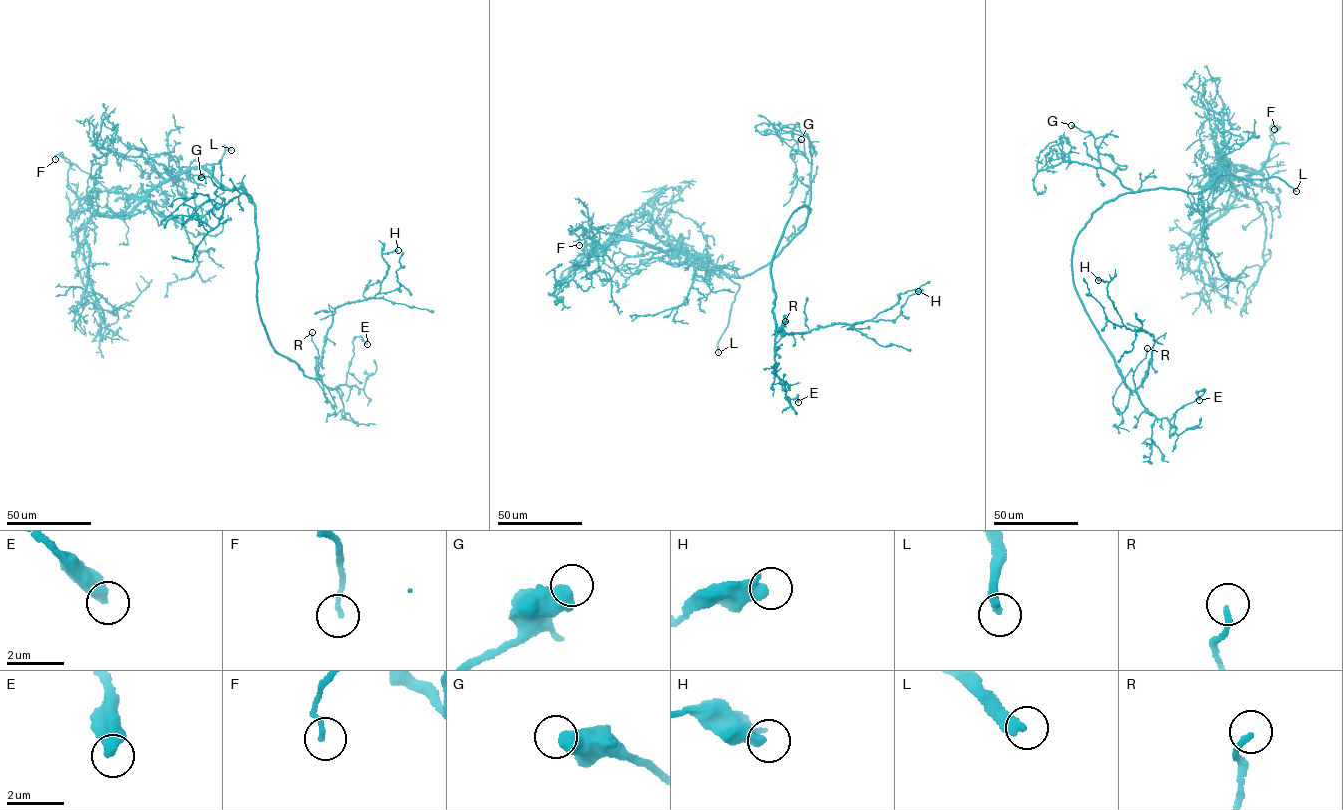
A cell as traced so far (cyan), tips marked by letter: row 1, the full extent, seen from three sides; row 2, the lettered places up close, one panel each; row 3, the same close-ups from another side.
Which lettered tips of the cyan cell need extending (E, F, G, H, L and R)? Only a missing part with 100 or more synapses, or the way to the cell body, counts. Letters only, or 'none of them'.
L

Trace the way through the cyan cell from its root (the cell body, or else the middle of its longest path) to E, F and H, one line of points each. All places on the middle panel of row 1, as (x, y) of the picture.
E: (807, 218), (805, 204), (791, 214), (770, 270), (775, 372), (784, 397), (798, 402)
F: (807, 218), (769, 262), (736, 277), (638, 241), (614, 239), (588, 257), (579, 245)
H: (807, 218), (805, 204), (791, 214), (772, 257), (775, 330), (869, 320), (898, 294), (918, 291)

